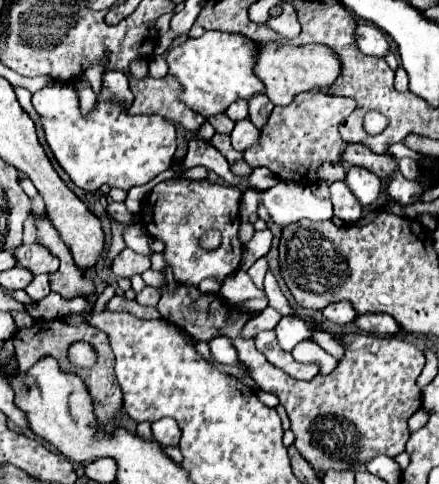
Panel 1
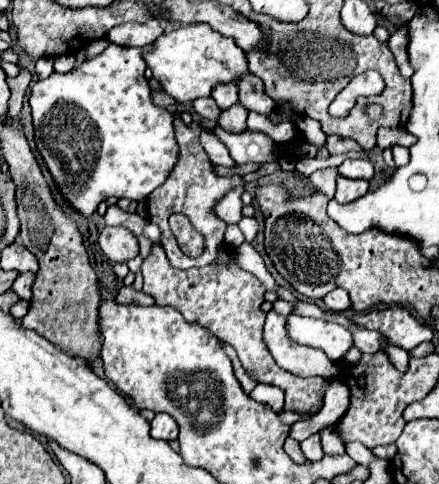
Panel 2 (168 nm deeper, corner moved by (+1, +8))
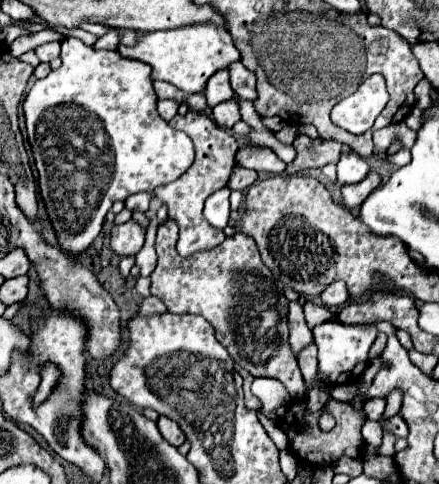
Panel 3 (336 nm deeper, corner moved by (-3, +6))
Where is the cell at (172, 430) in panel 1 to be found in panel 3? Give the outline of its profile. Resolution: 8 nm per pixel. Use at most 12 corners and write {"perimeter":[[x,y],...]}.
{"perimeter":[[159,416],[157,426],[163,438],[181,446],[185,434],[167,416]]}

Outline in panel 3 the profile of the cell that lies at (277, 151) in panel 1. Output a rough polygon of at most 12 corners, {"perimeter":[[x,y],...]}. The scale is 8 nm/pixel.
{"perimeter":[[369,76],[331,110],[351,134],[371,130],[389,102],[385,78]]}

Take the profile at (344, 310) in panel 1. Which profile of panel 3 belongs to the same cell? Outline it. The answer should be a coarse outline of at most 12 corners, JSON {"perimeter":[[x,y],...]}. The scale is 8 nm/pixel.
{"perimeter":[[345,282],[329,284],[321,300],[325,306],[345,306],[349,294]]}

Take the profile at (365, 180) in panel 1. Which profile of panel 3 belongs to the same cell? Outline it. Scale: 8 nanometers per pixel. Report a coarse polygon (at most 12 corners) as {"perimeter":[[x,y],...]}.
{"perimeter":[[355,152],[337,162],[337,182],[357,184],[369,174],[369,164]]}

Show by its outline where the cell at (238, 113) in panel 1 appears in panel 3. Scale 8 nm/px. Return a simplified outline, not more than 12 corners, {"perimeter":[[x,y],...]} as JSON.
{"perimeter":[[219,70],[205,86],[207,104],[233,98],[229,70]]}

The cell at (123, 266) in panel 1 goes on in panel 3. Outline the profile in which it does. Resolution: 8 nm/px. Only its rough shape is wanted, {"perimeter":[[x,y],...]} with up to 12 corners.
{"perimeter":[[129,220],[113,226],[109,246],[119,256],[143,248],[145,228]]}

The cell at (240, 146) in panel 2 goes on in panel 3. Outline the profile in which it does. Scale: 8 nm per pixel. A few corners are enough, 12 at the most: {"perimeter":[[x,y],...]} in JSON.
{"perimeter":[[239,148],[237,166],[281,174],[287,166],[271,148]]}

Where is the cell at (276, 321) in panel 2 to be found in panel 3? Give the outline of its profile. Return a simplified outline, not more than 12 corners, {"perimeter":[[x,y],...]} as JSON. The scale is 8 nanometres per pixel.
{"perimeter":[[289,302],[289,344],[295,358],[313,342],[299,302]]}

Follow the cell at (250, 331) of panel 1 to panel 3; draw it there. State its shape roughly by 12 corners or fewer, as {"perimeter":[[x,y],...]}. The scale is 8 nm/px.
{"perimeter":[[311,300],[303,304],[309,328],[333,318],[325,306]]}

